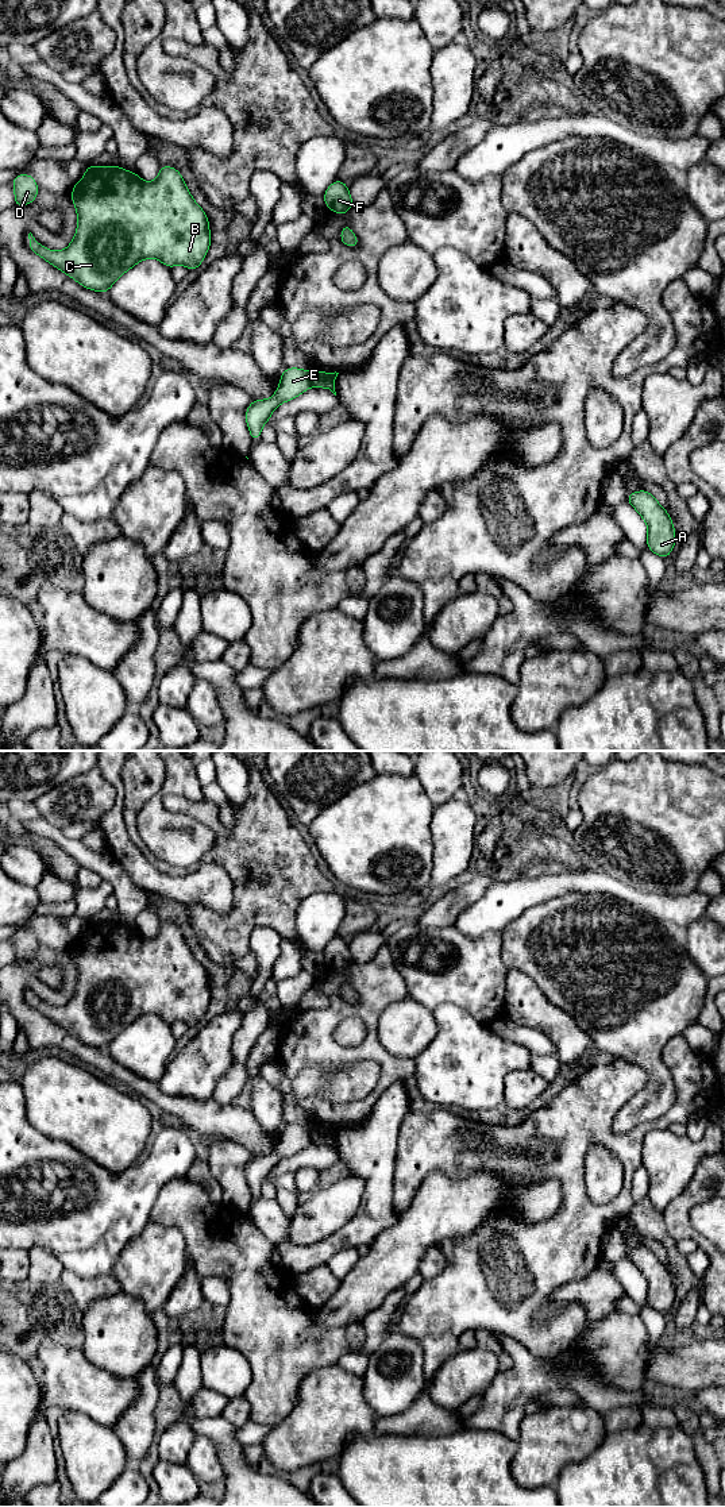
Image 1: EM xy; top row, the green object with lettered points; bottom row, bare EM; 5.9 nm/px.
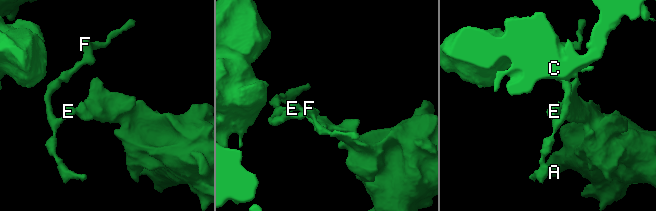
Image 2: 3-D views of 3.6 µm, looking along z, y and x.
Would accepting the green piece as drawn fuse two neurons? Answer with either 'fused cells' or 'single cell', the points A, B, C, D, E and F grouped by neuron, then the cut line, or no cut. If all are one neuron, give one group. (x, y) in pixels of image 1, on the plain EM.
fused cells | A B C D / E F | xy (311, 1128), (311, 1139), (313, 1141)

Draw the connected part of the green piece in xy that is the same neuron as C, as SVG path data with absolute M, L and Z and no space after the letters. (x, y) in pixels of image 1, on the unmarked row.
M92 922L80 938L74 940L72 957L77 967L77 987L69 1003L54 1007L39 1001L28 990L28 1005L50 1021L68 1030L89 1047L107 1049L111 1042L131 1024L143 1015L157 1014L167 1024L184 1021L198 1025L211 1002L209 978L203 964L193 956L181 929L173 922L159 922L158 934L147 938L120 922Z

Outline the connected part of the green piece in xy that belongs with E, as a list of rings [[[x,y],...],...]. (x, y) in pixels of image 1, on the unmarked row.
[[[298,1123],[285,1125],[281,1130],[281,1138],[275,1151],[271,1155],[254,1156],[246,1167],[246,1179],[251,1195],[261,1195],[262,1183],[270,1176],[277,1163],[296,1155],[312,1142],[312,1128]]]

